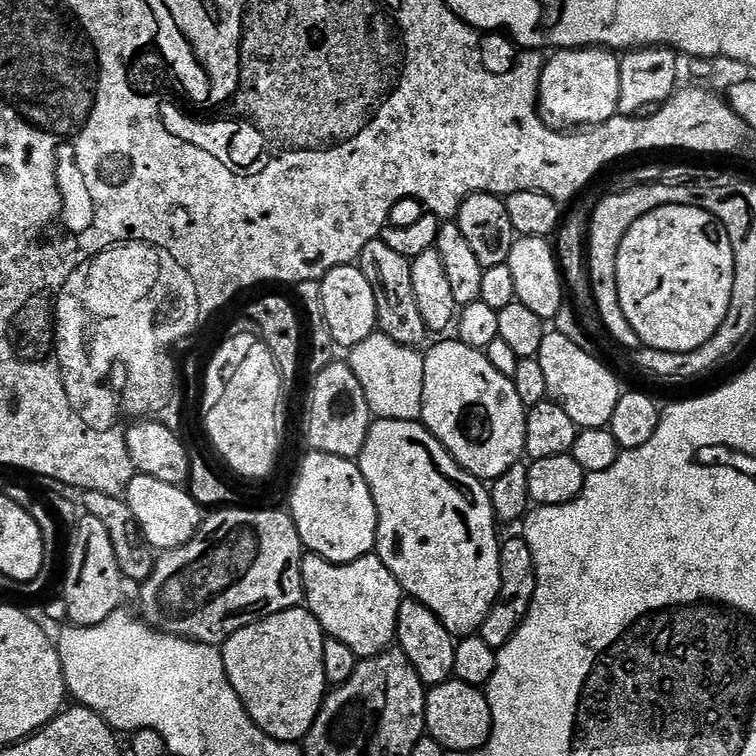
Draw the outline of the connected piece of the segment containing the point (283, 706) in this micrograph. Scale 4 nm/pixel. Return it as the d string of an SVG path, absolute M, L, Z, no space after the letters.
M304 606L257 618L225 639L222 655L230 686L244 703L248 717L268 736L300 742L314 726L330 688L322 666L325 639L324 628Z

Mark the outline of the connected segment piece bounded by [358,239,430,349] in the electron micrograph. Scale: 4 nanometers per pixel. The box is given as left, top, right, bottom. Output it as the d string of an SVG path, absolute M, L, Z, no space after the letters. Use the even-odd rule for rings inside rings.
M371 240L362 250L358 261L362 274L366 274L366 282L374 286L374 302L376 303L376 326L381 336L394 338L394 342L419 349L420 343L430 336L426 322L422 322L422 313L418 310L418 302L414 299L414 282L410 279L412 261L407 256L390 250L384 240Z

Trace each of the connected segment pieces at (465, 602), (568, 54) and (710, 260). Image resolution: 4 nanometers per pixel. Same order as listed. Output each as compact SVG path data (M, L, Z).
M373 419L370 430L366 434L366 446L358 458L360 473L366 478L370 486L370 494L374 498L376 507L376 546L375 555L380 557L382 563L394 574L394 578L399 582L401 589L411 599L417 600L420 604L425 604L442 622L444 629L454 638L463 638L479 633L482 622L486 614L494 606L496 596L500 593L500 546L501 537L496 537L496 527L498 521L496 511L492 505L492 493L486 487L485 481L472 476L452 455L444 449L442 442L433 432L429 432L423 423L414 420L378 420Z
M593 47L566 48L551 55L545 59L540 75L538 107L545 124L553 130L584 130L589 126L607 125L619 110L621 57L607 48Z
M671 204L638 218L638 222L634 222L634 226L630 226L630 230L626 230L626 238L622 238L622 246L618 246L616 265L618 266L618 298L622 302L622 314L626 314L626 322L630 322L630 326L634 326L634 334L638 334L641 345L645 349L660 352L696 351L704 343L714 338L718 326L722 326L722 322L726 318L726 310L730 310L730 298L734 290L734 246L724 227L709 212L701 208Z

